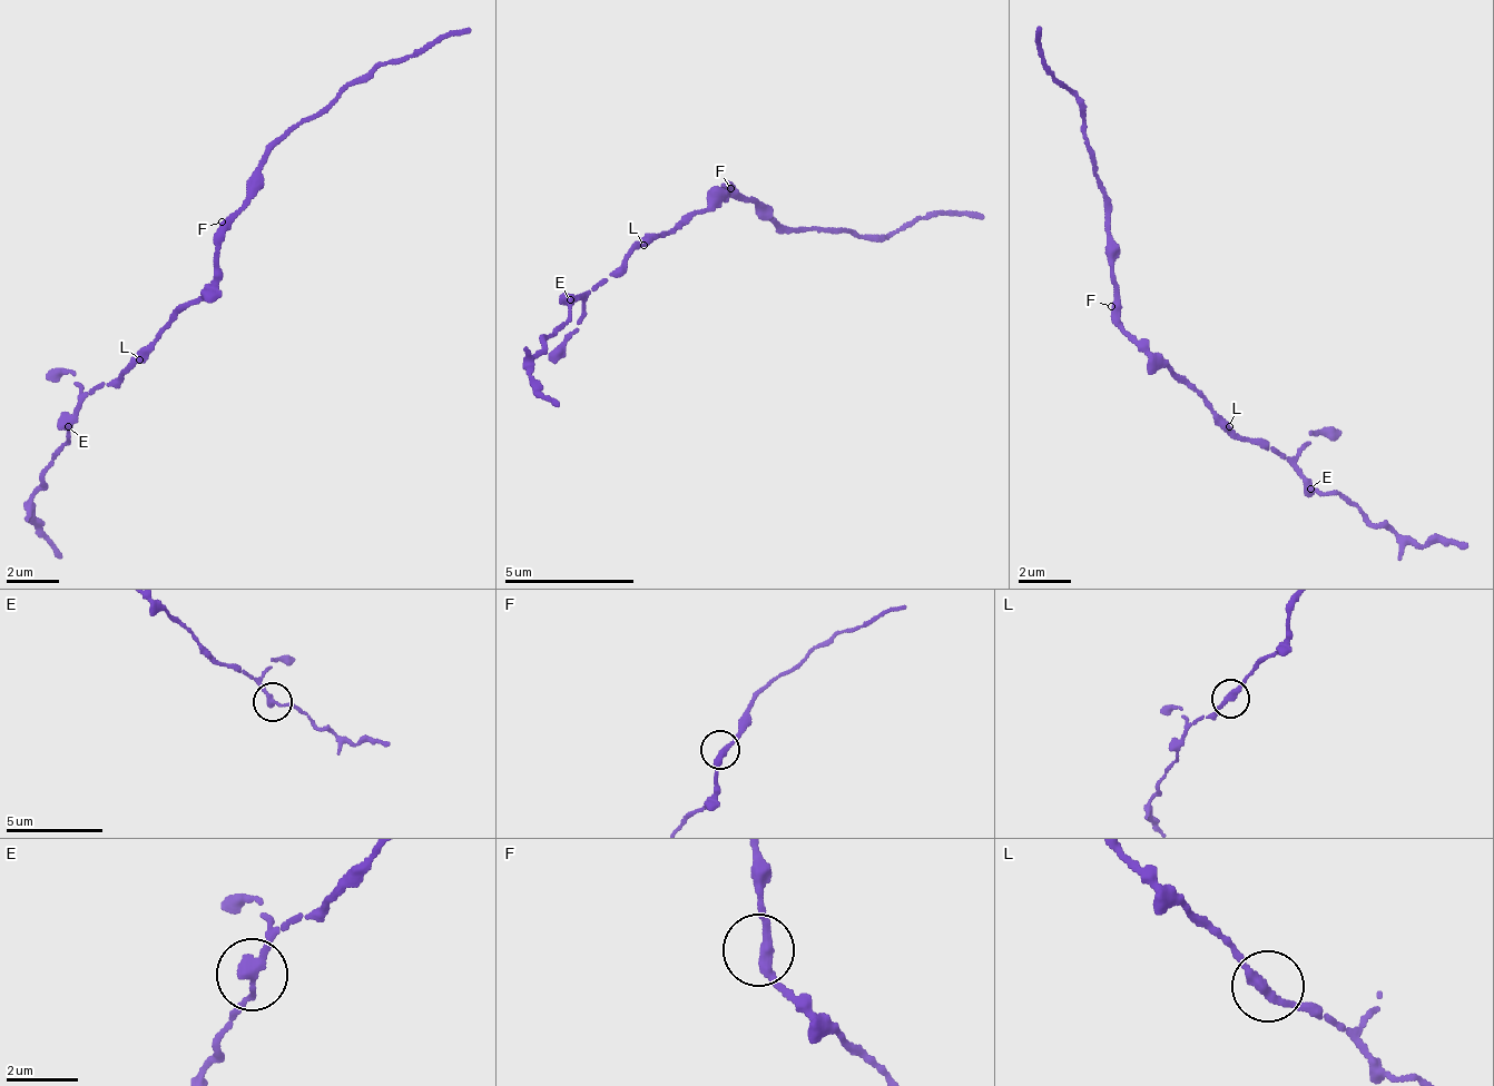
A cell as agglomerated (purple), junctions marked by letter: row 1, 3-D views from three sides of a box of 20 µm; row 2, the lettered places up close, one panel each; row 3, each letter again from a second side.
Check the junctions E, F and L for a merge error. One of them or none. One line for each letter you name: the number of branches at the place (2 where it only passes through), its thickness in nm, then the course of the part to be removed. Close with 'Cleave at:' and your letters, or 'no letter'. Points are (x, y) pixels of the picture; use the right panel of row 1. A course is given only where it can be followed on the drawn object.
Cleave at: no letter

